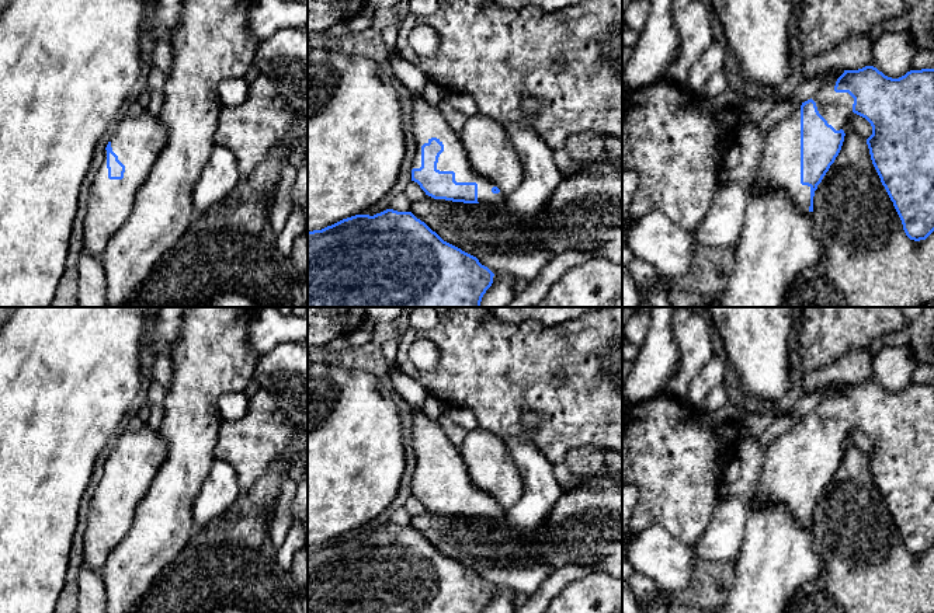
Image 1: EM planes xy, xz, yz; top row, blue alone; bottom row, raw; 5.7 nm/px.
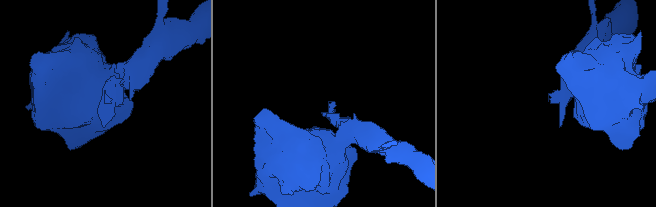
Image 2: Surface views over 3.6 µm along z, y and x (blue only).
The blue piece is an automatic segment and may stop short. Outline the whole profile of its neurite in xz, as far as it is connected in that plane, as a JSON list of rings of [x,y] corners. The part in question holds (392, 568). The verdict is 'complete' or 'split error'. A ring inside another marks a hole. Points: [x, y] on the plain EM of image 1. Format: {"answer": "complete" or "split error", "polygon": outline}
{"answer": "complete", "polygon": [[[412,526],[355,529],[308,546],[308,613],[482,613],[493,591],[476,571],[444,555]]]}

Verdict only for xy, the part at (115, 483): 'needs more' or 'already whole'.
needs more

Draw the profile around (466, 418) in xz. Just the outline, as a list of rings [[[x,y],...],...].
[[[449,408],[449,418],[466,431],[478,428],[478,419],[469,408]]]

